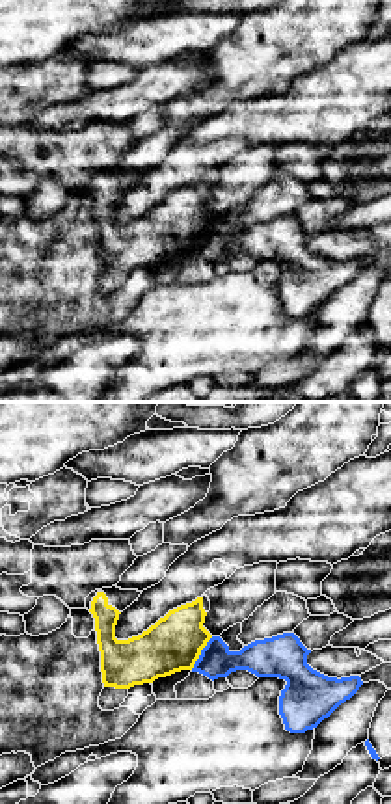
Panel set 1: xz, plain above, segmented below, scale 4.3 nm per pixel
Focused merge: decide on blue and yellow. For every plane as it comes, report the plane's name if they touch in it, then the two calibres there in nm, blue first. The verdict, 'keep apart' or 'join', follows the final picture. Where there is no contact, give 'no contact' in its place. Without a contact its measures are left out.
xz | 150/240 nm

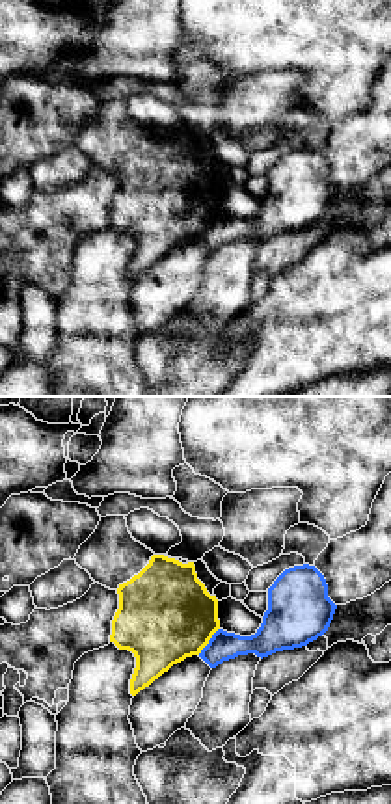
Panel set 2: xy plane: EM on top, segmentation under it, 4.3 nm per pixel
xy | 120/400 nm

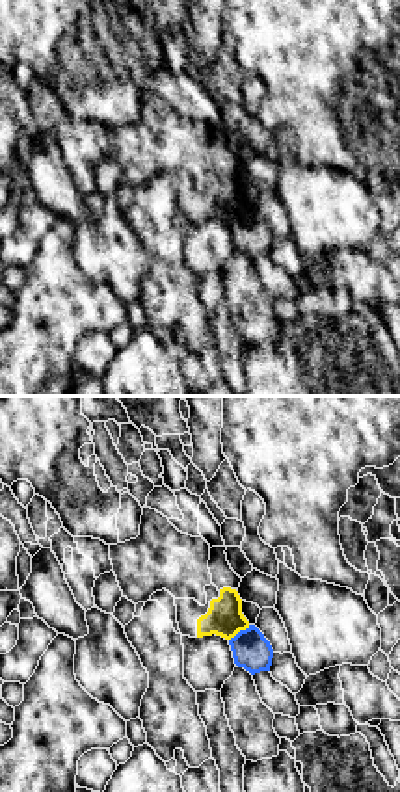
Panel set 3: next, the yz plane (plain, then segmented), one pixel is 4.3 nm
yz | 160/160 nm

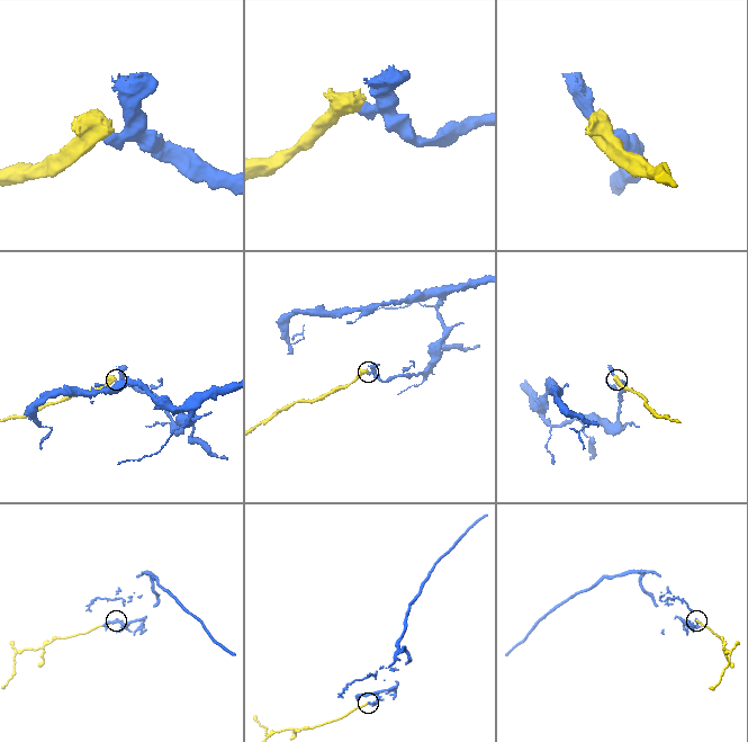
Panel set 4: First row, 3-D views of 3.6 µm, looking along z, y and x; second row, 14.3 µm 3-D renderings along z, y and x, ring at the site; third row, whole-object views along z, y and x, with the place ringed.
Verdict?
keep apart

